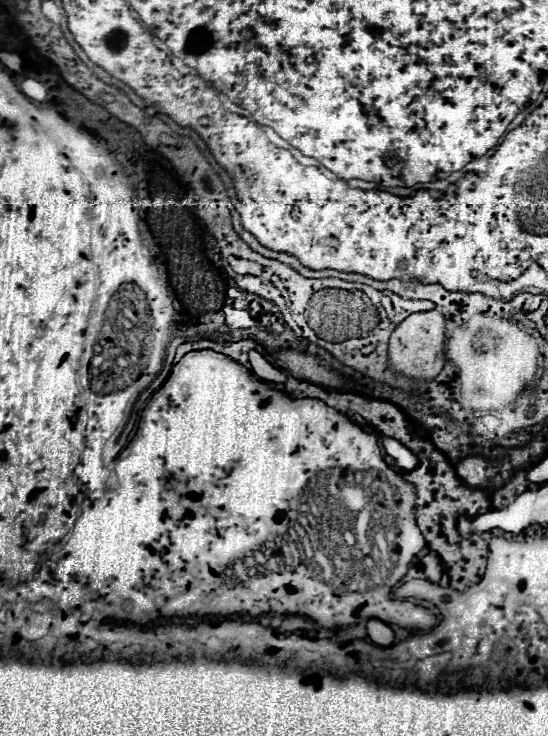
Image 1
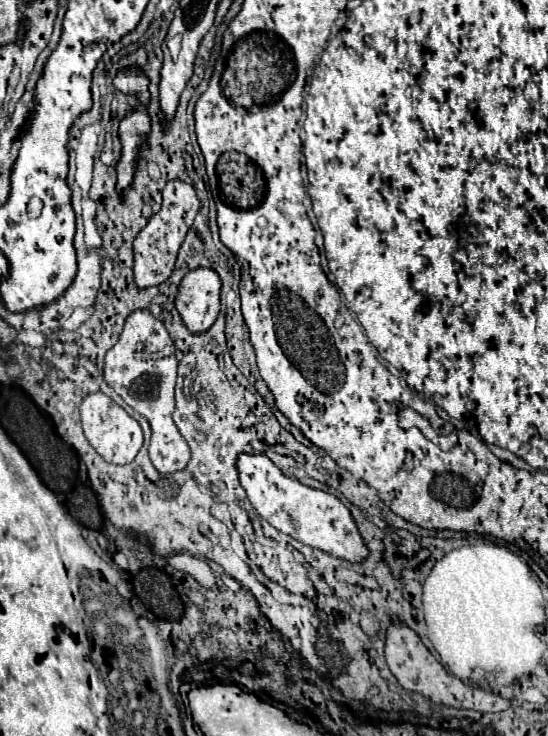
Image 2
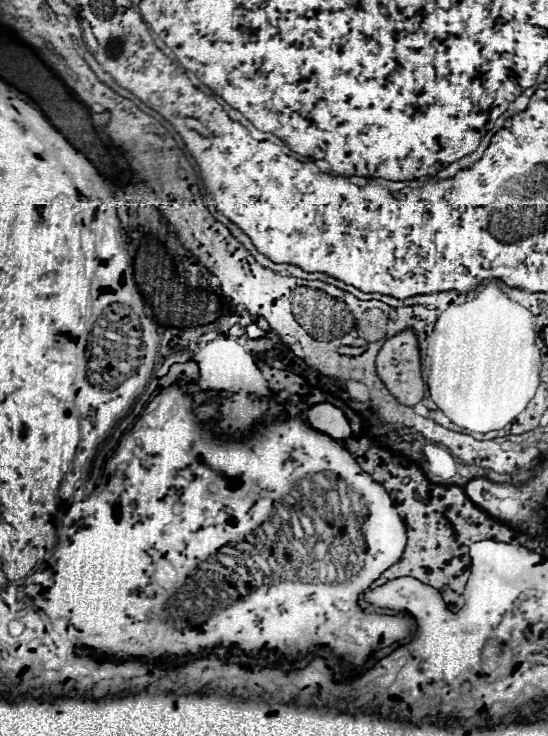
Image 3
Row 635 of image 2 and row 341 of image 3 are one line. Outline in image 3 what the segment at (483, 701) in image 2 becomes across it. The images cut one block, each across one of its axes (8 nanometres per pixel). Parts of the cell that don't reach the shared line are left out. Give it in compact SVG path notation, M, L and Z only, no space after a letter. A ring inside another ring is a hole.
M404 330L392 338L388 338L376 358L376 372L384 386L390 390L390 394L404 406L414 406L424 398L426 386L422 382L420 374L420 352L418 352L418 340L412 330Z

